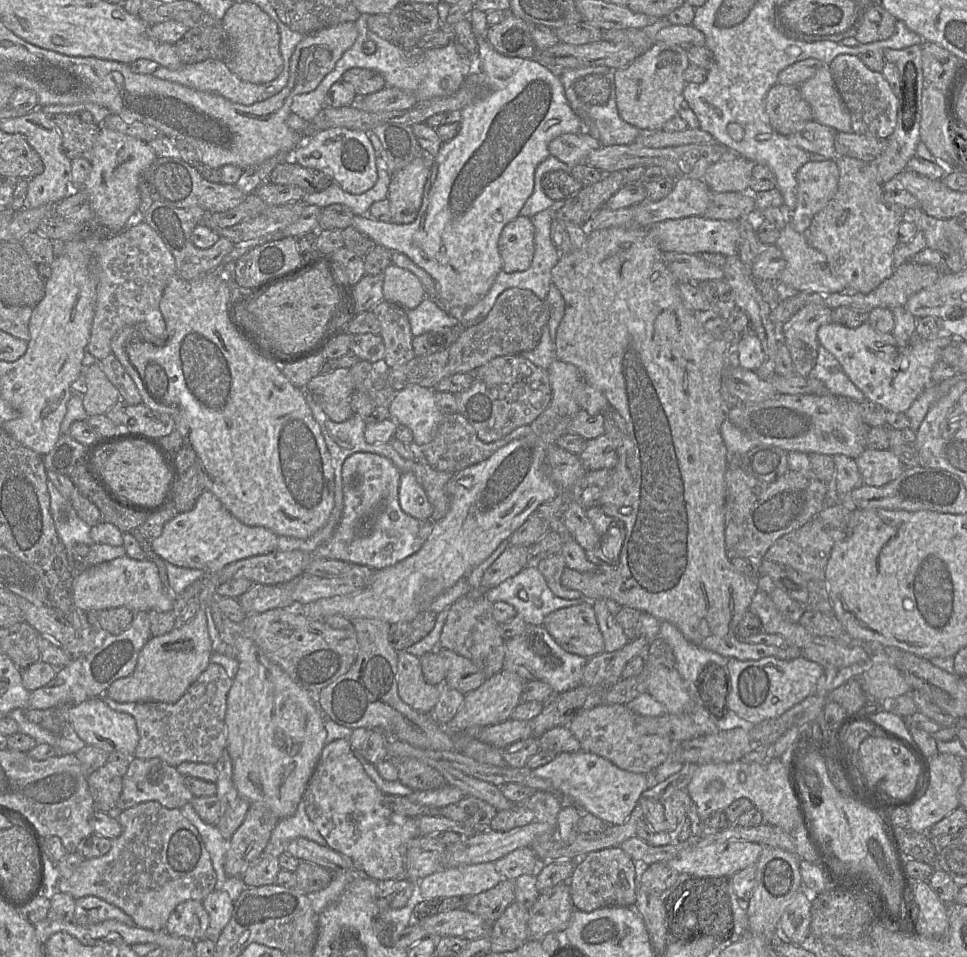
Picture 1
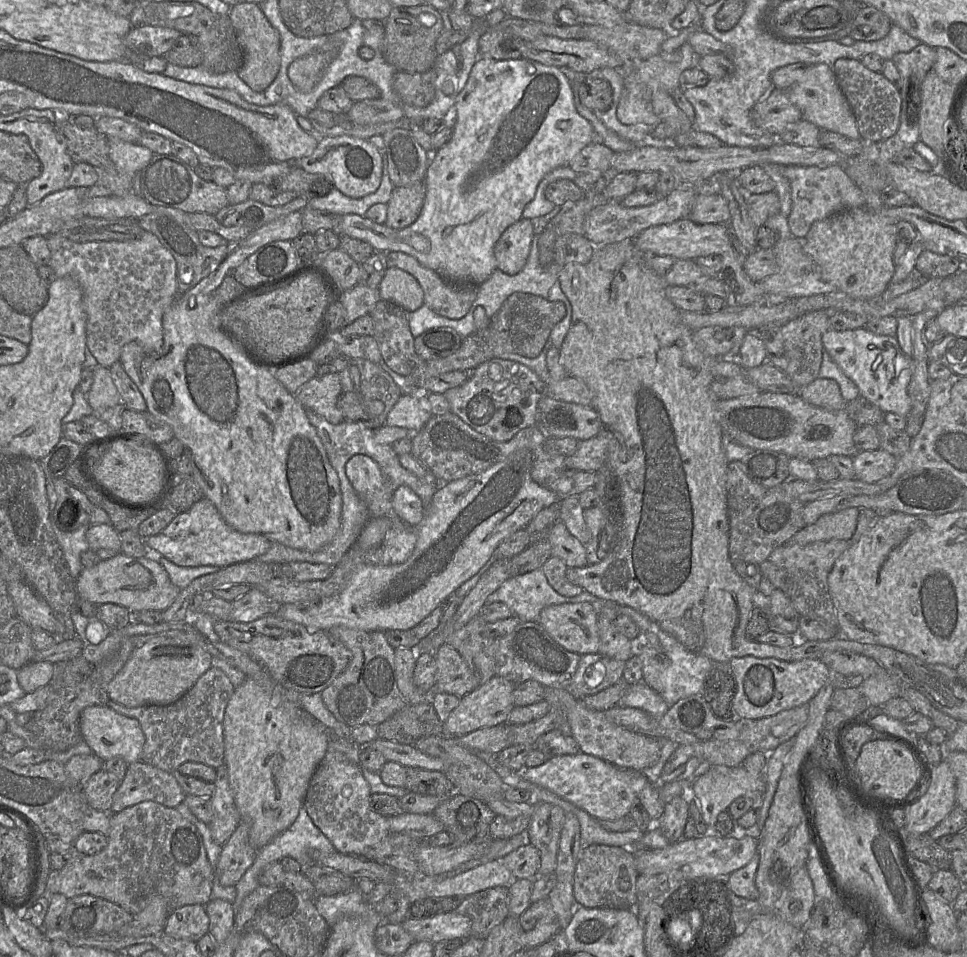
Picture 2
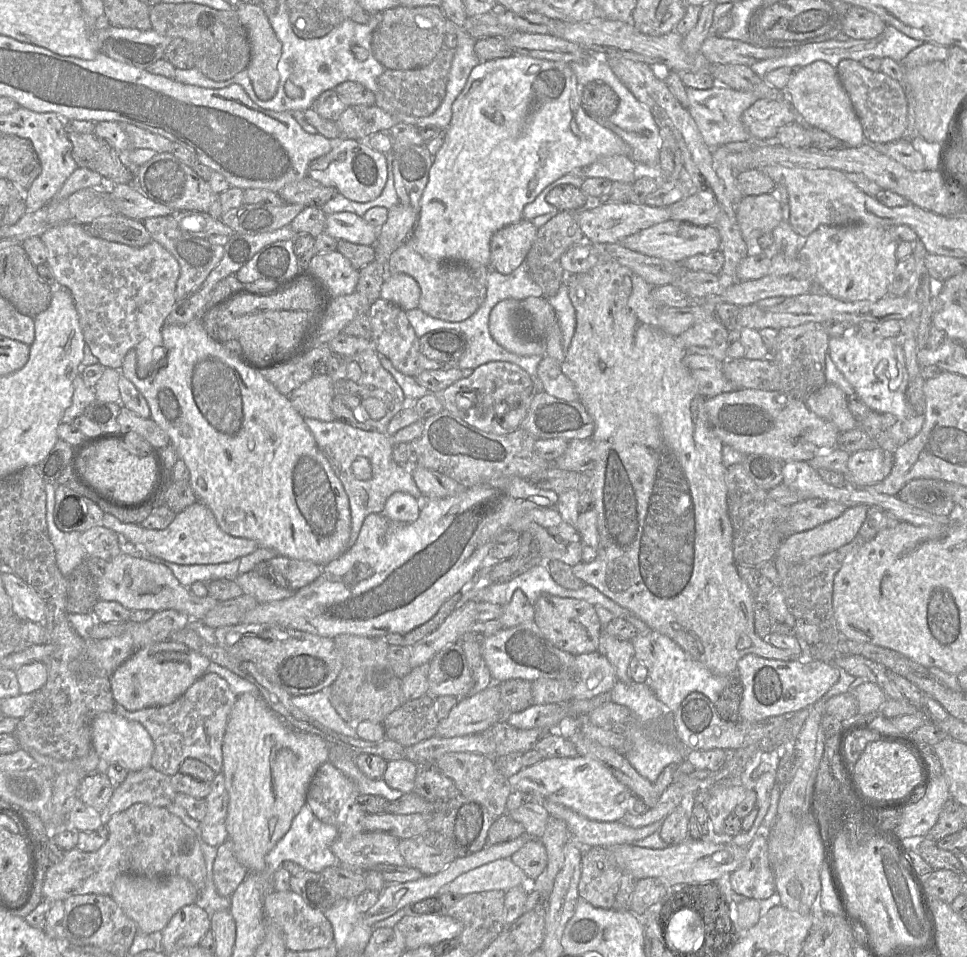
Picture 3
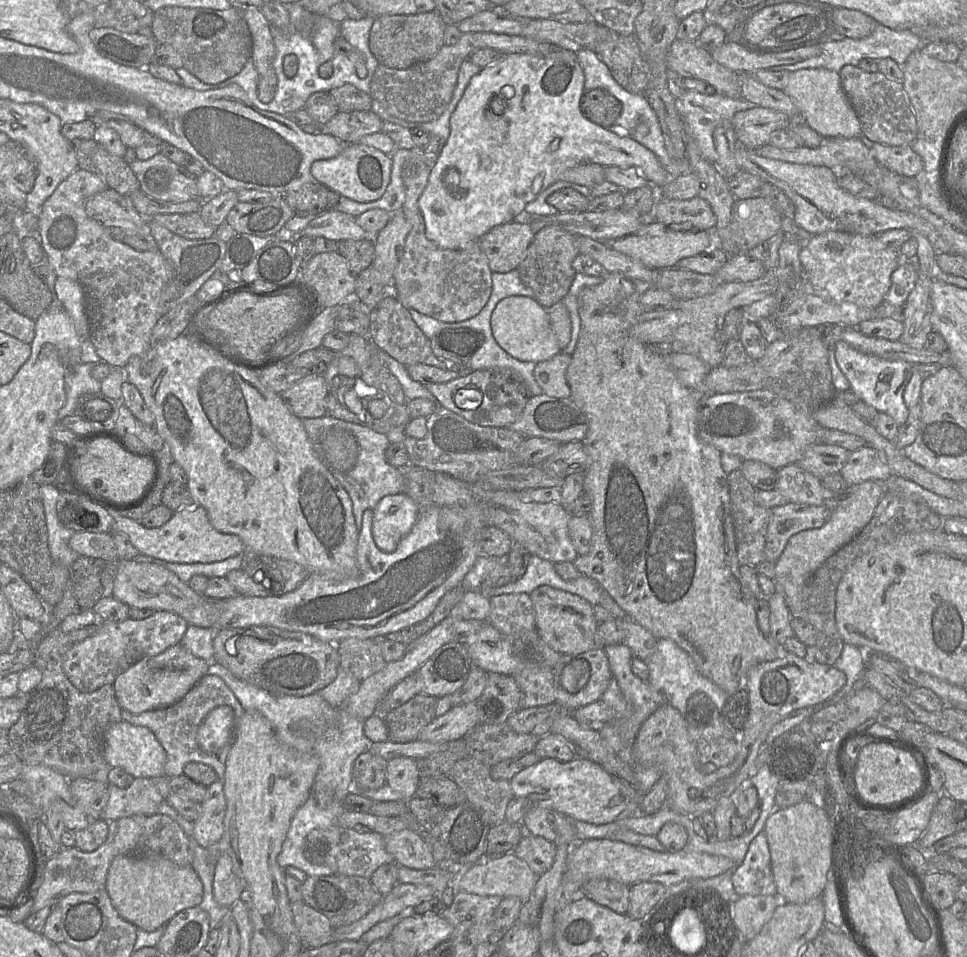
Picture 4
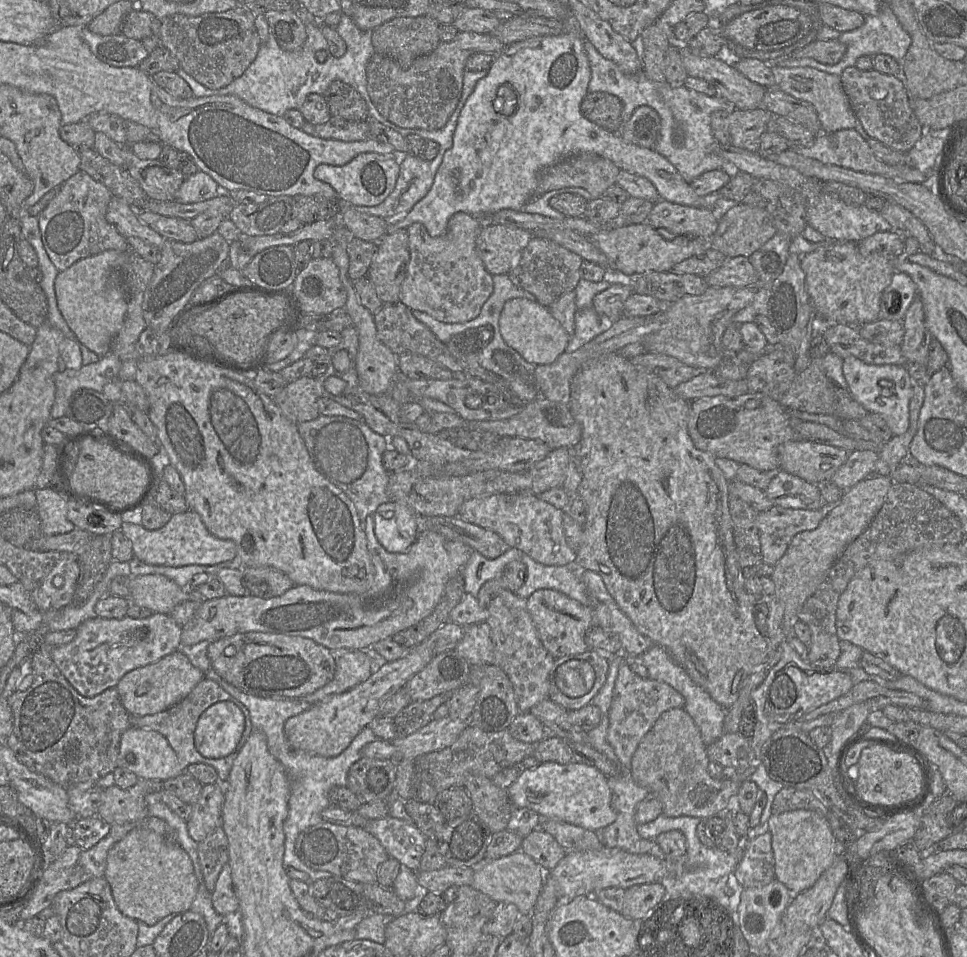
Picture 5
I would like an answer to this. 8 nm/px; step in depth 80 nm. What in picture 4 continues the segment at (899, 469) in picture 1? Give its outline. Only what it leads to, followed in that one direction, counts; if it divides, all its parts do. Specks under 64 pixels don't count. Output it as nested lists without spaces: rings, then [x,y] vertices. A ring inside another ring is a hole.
[[[867,445],[850,452],[839,473],[849,486],[856,486],[868,480],[884,483],[891,476],[885,459],[880,457],[877,450]]]

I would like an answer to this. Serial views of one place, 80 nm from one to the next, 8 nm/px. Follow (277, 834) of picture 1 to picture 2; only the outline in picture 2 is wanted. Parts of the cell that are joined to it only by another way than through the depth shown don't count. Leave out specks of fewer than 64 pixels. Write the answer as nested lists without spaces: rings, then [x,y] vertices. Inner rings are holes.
[[[303,805],[294,823],[285,831],[273,838],[268,844],[258,850],[256,858],[251,867],[246,871],[244,876],[235,885],[236,898],[233,903],[234,913],[245,897],[256,890],[259,884],[259,875],[263,869],[270,863],[280,862],[285,857],[297,860],[303,868],[317,864],[319,859],[328,856],[334,852],[338,852],[327,836],[313,823],[307,812],[307,808]]]

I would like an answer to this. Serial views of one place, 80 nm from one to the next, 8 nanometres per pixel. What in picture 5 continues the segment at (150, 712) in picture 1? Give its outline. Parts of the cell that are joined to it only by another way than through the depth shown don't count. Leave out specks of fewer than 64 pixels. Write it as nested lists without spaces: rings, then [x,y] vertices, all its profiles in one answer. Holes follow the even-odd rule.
[[[204,677],[195,687],[194,689],[185,697],[182,701],[177,703],[176,705],[156,714],[146,715],[146,716],[134,716],[130,715],[130,723],[132,726],[142,729],[152,729],[160,734],[162,734],[170,746],[175,751],[178,763],[183,771],[186,768],[195,763],[204,763],[212,766],[216,769],[219,781],[222,785],[227,782],[231,768],[233,766],[234,760],[237,756],[237,752],[229,754],[226,757],[220,759],[212,759],[206,758],[201,755],[195,746],[195,730],[197,727],[198,720],[200,716],[205,712],[210,706],[217,702],[229,701],[237,705],[245,716],[245,729],[240,742],[240,747],[245,743],[250,734],[253,731],[252,722],[250,719],[250,714],[248,709],[236,698],[227,693],[219,684],[215,681]]]

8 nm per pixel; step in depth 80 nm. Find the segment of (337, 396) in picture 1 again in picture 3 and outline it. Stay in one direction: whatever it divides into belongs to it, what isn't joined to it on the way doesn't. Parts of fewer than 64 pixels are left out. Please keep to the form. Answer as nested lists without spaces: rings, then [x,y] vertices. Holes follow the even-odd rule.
[[[326,374],[313,375],[287,395],[292,406],[303,418],[313,418],[324,422],[335,420],[331,409],[333,397],[333,381]]]

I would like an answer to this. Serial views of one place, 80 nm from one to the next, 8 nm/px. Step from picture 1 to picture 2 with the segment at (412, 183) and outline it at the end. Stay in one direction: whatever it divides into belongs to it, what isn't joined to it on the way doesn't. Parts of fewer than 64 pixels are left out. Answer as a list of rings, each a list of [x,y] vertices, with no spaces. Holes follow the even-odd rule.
[[[425,181],[405,187],[394,187],[387,204],[385,225],[393,229],[403,229],[412,225],[420,215],[425,194]]]

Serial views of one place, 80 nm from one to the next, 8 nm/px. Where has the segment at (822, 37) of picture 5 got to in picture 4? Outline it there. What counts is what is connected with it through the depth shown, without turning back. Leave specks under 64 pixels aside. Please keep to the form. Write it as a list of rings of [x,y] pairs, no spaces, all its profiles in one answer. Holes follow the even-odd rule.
[[[877,23],[873,32],[867,37],[861,39],[848,38],[834,30],[828,40],[820,43],[821,52],[818,56],[808,58],[795,64],[784,64],[772,66],[772,71],[789,71],[793,72],[804,68],[826,68],[835,72],[840,72],[845,65],[858,66],[864,58],[873,58],[880,60],[883,58],[891,58],[899,65],[903,66],[908,57],[915,51],[921,50],[925,41],[909,30],[895,30],[883,24]]]

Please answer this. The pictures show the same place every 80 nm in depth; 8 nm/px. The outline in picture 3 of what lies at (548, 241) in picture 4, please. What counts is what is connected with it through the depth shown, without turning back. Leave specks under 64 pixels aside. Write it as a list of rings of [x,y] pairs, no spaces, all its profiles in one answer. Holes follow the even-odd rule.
[[[559,211],[552,219],[538,229],[535,240],[529,249],[525,262],[530,278],[540,286],[546,299],[554,296],[567,274],[563,270],[560,258],[573,245],[586,241],[584,234],[578,226],[574,212]]]

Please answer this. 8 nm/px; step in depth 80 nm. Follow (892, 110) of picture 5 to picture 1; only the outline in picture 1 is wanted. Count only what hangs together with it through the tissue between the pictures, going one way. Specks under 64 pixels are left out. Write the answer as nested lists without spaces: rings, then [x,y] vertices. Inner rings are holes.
[[[842,54],[834,58],[829,69],[835,86],[851,115],[853,132],[888,138],[895,130],[898,98],[881,72],[868,68],[859,56]]]

